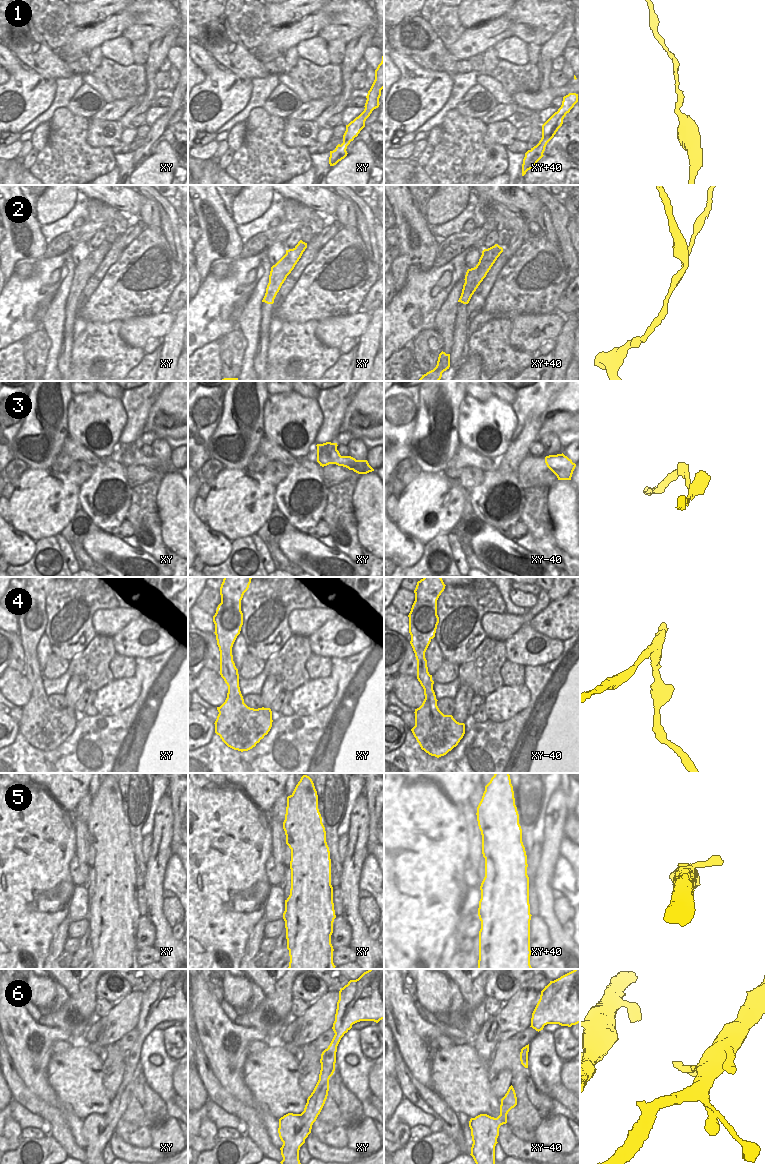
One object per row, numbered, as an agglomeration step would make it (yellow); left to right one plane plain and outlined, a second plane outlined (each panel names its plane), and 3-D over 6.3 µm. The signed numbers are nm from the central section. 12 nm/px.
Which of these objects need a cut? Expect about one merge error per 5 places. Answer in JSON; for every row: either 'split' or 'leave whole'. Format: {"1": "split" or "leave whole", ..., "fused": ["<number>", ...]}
{"1": "leave whole", "2": "split", "3": "leave whole", "4": "leave whole", "5": "leave whole", "6": "split", "fused": ["2", "6"]}

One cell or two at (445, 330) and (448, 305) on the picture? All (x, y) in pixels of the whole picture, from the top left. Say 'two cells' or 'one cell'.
one cell

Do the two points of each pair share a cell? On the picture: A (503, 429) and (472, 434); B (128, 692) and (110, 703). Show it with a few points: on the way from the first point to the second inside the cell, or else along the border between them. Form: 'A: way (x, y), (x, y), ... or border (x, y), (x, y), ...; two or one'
A: way (497, 421), (495, 420), (480, 428); one
B: way (124, 692), (114, 699); one

